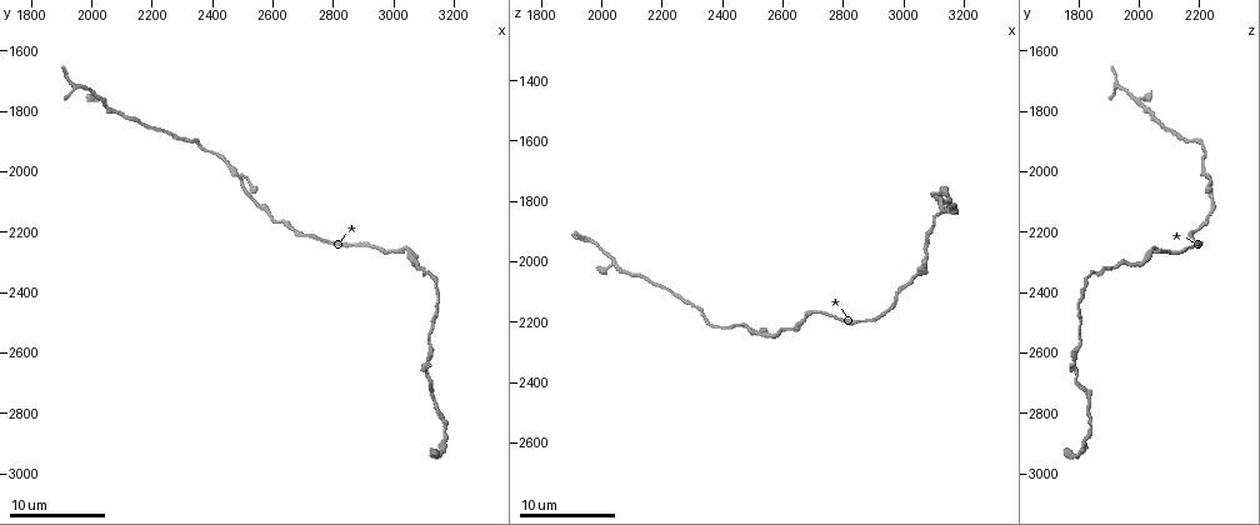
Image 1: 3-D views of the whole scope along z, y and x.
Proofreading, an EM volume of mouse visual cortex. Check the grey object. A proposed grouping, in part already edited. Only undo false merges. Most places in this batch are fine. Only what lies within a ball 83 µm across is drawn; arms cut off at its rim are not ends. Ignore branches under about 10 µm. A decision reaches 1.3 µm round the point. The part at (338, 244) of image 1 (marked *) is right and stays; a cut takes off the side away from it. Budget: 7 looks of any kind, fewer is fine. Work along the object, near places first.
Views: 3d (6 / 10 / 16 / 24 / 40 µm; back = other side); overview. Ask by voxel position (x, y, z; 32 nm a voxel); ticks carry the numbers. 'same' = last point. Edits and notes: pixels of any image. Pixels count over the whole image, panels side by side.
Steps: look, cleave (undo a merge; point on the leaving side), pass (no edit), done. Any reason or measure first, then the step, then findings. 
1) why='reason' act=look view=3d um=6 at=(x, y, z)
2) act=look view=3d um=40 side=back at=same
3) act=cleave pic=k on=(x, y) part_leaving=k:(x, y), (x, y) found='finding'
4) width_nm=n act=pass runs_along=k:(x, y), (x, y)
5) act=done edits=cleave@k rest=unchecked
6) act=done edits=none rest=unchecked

why='thick turns thin' act=look view=3d um=10 at=(3070, 2310, 2010)

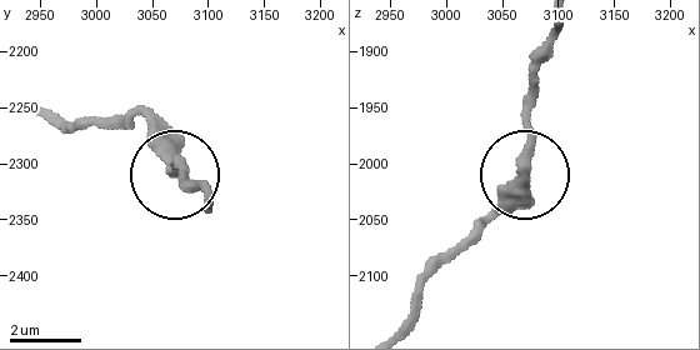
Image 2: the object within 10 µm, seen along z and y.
act=pass runs_along=2:(399, 326), (524, 175), (526, 88) found='continuous, no second neuron'

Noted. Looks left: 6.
act=look view=3d um=10 at=(3090, 2330, 1870)

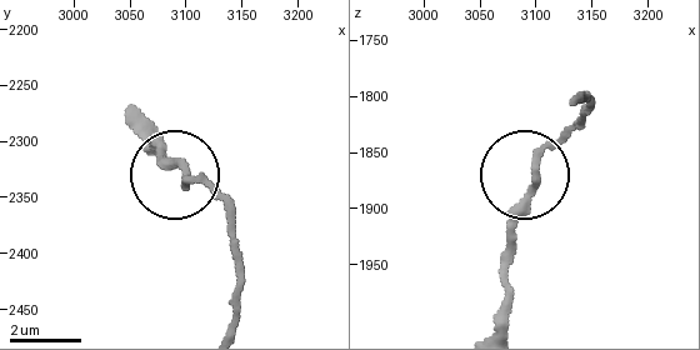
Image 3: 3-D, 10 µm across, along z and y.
why='closer look' act=look view=3d um=6 at=same

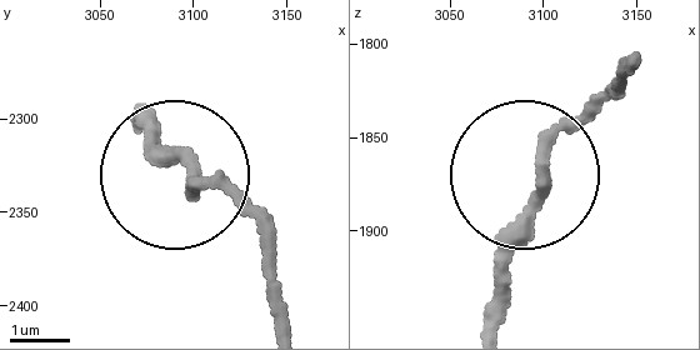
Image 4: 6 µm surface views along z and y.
width_nm=250 act=pass found='continuous, no second neuron'

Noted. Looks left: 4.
why='thick turns thin' act=look view=3d um=10 at=(2100, 1800, 2030)

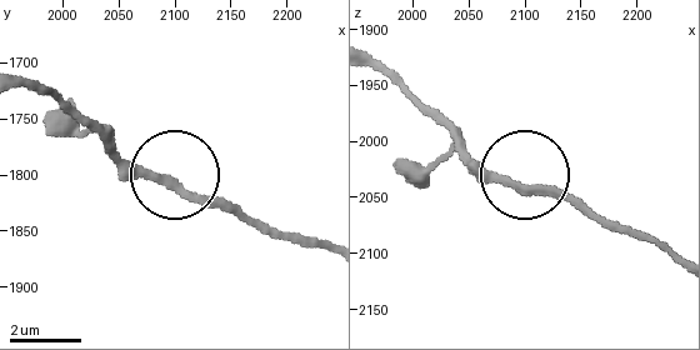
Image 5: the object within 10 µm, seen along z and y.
act=look view=3d um=10 side=back at=(2090, 1804, 2038)

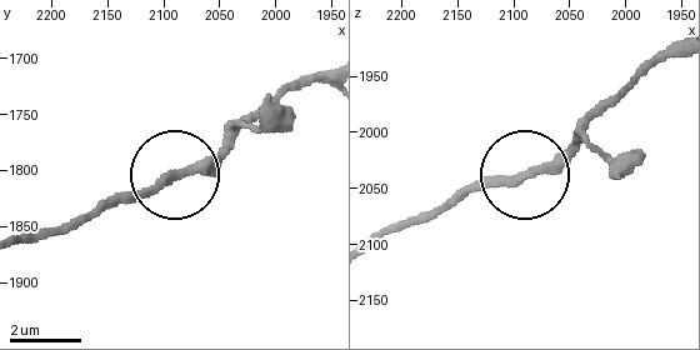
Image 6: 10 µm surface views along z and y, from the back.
width_nm=250 act=pass runs_along=6:(24, 241), (195, 169), (254, 113) found='continuous, no second neuron'

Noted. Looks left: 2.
why='calibre changes' act=look view=3d um=16 at=(2450, 1970, 2200)

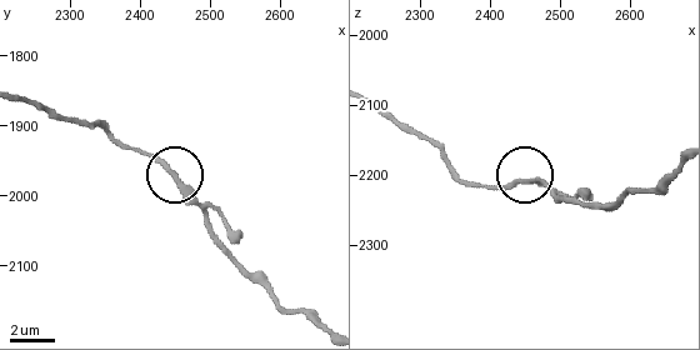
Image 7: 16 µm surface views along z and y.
act=pass runs_along=7:(674, 170), (608, 204), (574, 204), (529, 181), (475, 188) found='continuous, no second neuron'

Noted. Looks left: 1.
act=done edits=none rest=unchecked

